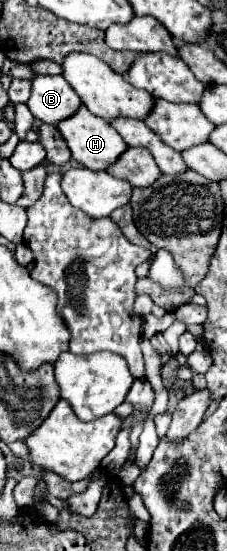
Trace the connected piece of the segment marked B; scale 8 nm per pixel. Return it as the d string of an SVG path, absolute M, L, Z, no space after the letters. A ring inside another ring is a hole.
M61 74L55 76L33 76L31 78L31 98L27 102L31 114L47 124L57 124L69 114L81 106L81 98L77 92L61 78Z

